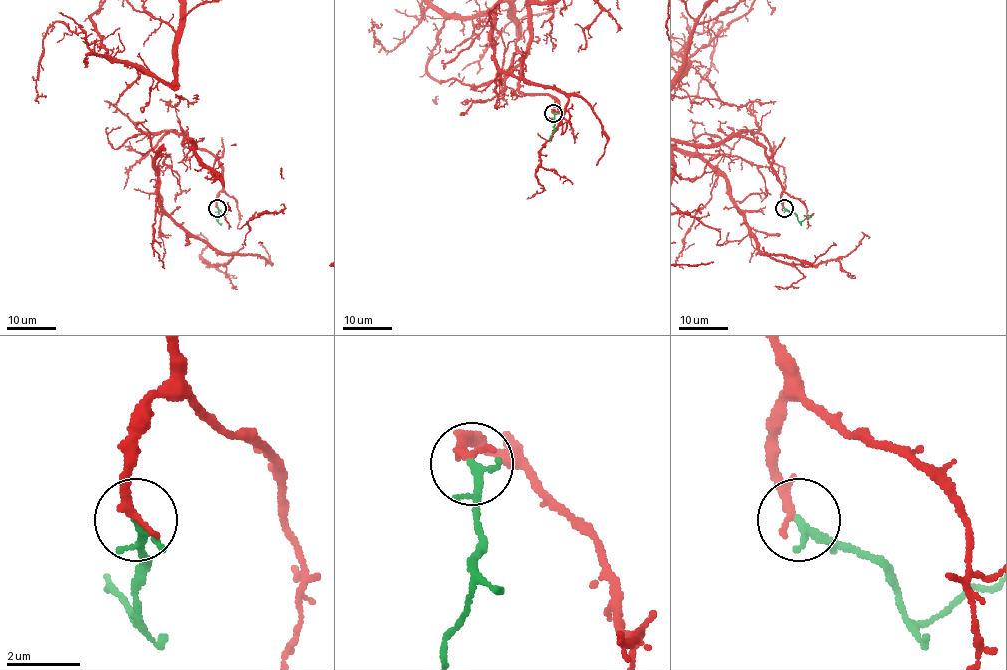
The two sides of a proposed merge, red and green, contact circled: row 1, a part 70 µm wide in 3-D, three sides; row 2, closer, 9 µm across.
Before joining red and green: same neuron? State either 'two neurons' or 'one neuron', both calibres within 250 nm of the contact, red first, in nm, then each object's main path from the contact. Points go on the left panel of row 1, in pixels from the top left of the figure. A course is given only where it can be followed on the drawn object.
one neuron; calibres 280 and 190 nm; course green (218, 208), (218, 222), (213, 215)

